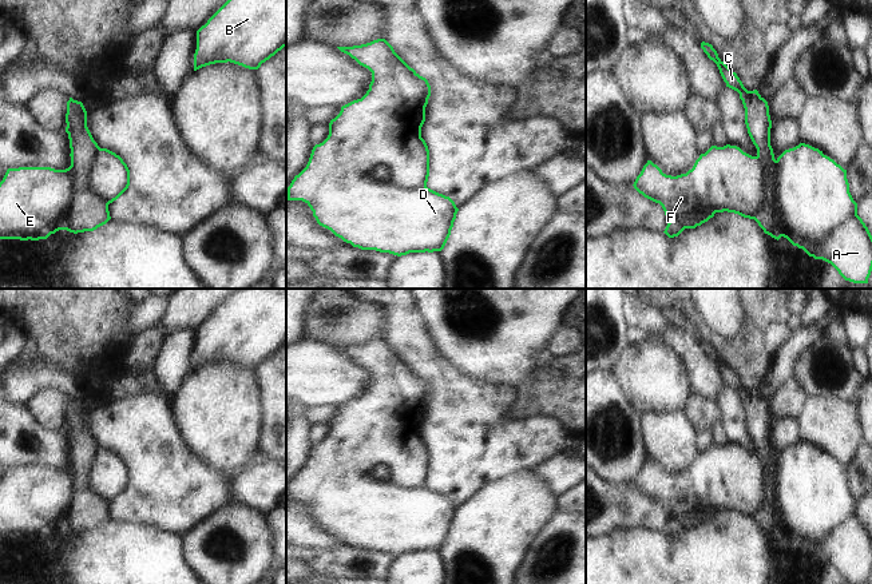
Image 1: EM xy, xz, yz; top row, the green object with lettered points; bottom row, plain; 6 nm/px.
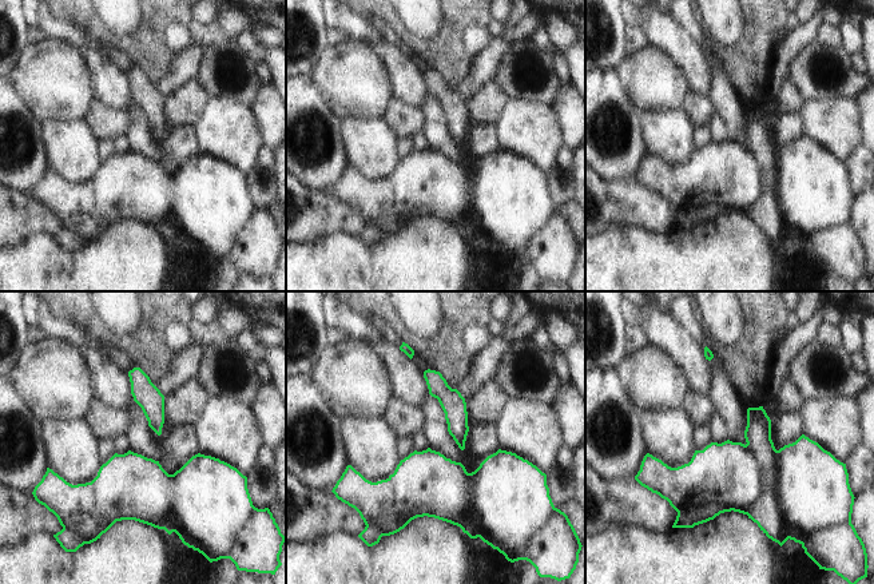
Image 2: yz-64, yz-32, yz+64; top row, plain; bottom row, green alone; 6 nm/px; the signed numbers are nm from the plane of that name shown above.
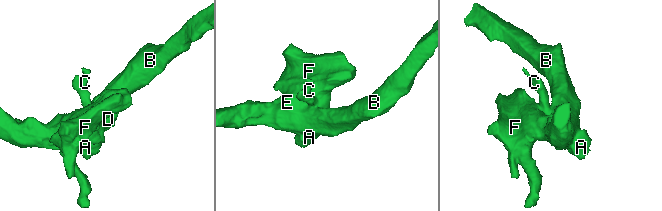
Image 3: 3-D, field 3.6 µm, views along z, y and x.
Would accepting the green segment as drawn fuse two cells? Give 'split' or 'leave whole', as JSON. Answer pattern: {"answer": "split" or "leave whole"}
{"answer": "split"}

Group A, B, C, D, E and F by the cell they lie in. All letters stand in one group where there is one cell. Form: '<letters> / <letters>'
A B D E F / C

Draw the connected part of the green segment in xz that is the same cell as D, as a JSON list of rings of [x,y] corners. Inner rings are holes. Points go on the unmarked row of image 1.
[[[385,338],[337,347],[368,368],[372,372],[372,381],[361,398],[342,405],[340,413],[330,420],[328,437],[313,446],[306,466],[288,486],[288,500],[305,501],[320,525],[361,549],[376,549],[397,556],[441,551],[451,535],[459,508],[449,496],[427,486],[429,449],[421,437],[421,426],[431,396],[428,380],[411,368]],[[380,464],[389,468],[389,480],[374,480],[370,476],[370,470]]]

